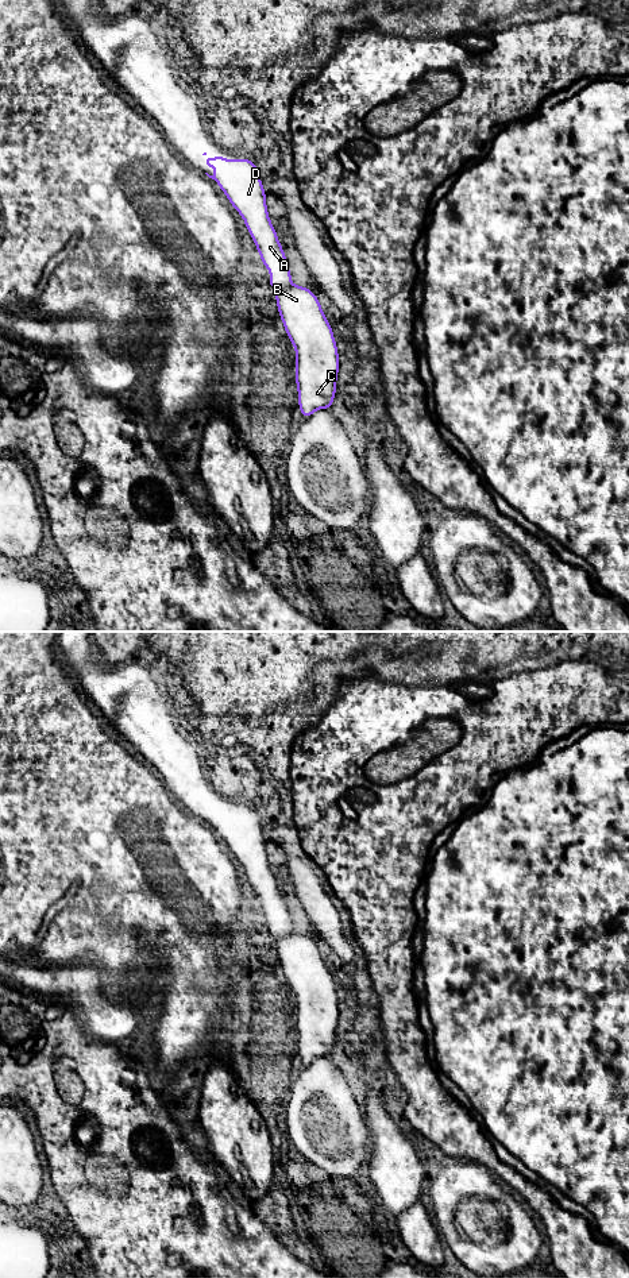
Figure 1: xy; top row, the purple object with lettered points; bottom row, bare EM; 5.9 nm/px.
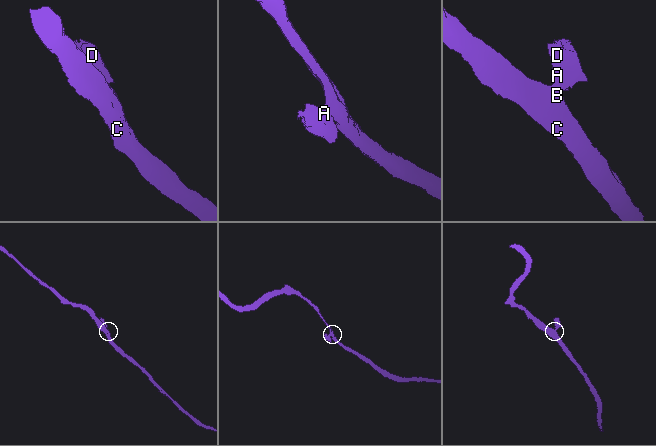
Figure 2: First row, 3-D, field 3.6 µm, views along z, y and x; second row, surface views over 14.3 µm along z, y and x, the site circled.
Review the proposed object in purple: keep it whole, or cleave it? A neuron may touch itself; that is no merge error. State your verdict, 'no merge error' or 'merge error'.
merge error

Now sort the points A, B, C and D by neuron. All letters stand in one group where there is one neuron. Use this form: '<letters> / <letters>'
A D / B C

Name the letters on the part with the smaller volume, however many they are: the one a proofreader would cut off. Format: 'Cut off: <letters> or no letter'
Cut off: A, D

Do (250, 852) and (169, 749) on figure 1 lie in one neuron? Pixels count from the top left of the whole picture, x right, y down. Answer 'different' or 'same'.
same

